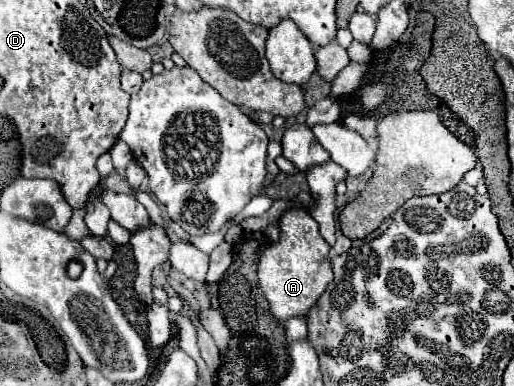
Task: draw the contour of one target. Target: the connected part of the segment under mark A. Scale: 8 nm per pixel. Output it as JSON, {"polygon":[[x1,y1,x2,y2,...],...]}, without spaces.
{"polygon":[[302,208,286,210,280,220,280,238,272,244,272,248,266,248,260,258,258,266,258,278,260,288,270,302,270,312,280,322,286,322,292,316,308,314,308,310,316,304,318,296,326,290,326,286,332,282,332,268,330,268,330,246,318,232,318,222]]}

